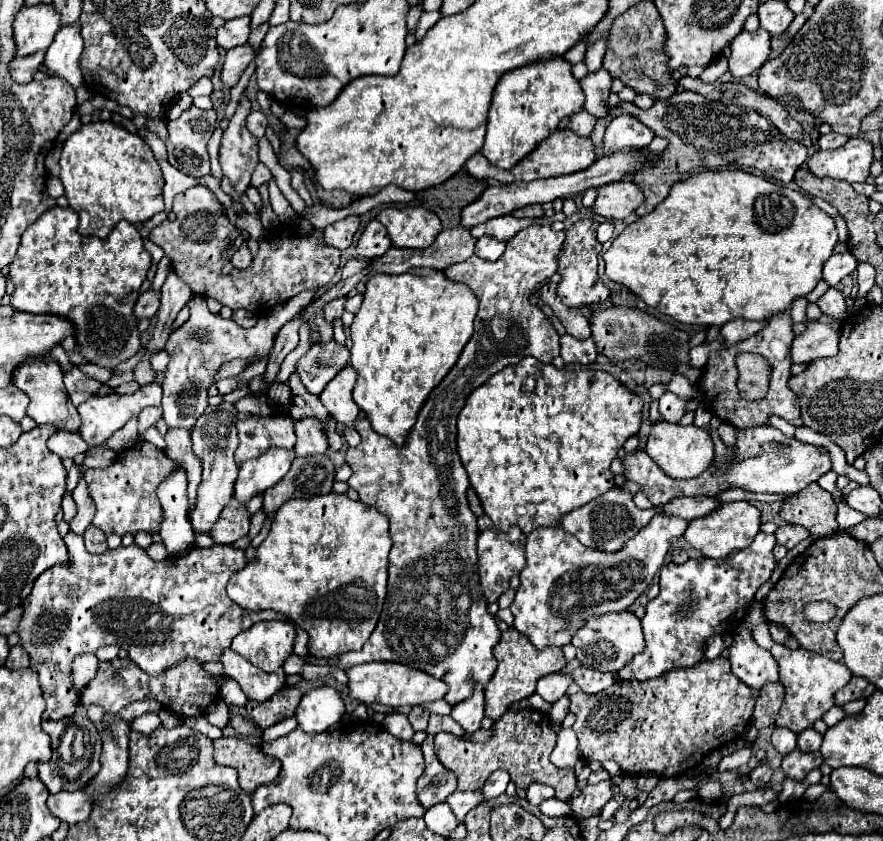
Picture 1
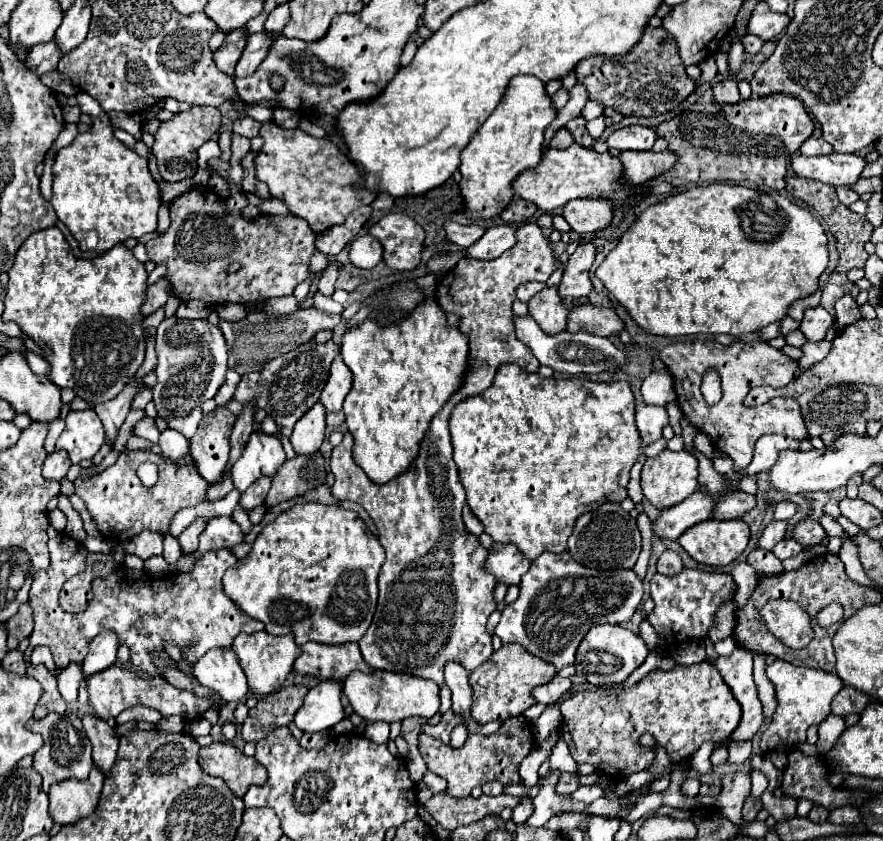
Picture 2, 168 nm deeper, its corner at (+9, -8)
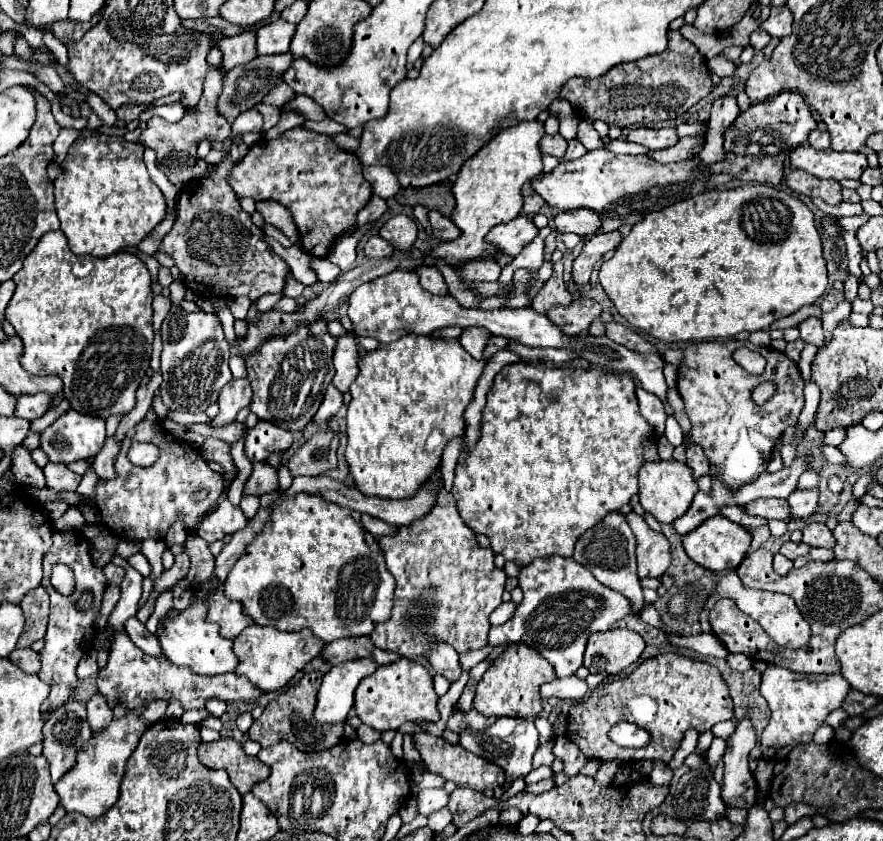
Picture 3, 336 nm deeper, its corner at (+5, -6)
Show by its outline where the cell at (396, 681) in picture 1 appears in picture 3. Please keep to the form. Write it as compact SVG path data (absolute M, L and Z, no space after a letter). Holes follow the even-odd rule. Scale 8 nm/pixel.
M400 658L394 664L380 666L372 676L366 676L356 688L356 714L358 718L376 730L398 730L404 722L438 722L440 712L436 708L438 694L434 692L430 672L412 660Z

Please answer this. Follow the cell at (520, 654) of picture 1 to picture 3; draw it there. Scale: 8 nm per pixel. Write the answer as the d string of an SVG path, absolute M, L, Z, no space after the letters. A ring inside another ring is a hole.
M508 644L508 648L490 664L486 674L476 686L474 696L474 708L490 718L490 716L538 716L542 712L542 698L540 698L540 686L544 682L552 682L556 678L552 664L542 658L534 648L526 644Z

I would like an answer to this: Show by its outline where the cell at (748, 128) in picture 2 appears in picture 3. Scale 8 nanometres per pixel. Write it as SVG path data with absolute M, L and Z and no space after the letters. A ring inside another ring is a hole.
M780 92L776 96L770 96L764 102L752 104L746 112L740 112L734 124L726 128L724 158L708 166L708 174L730 174L744 182L762 182L778 186L784 178L786 148L790 154L794 148L804 144L810 132L816 128L818 124L800 94Z

